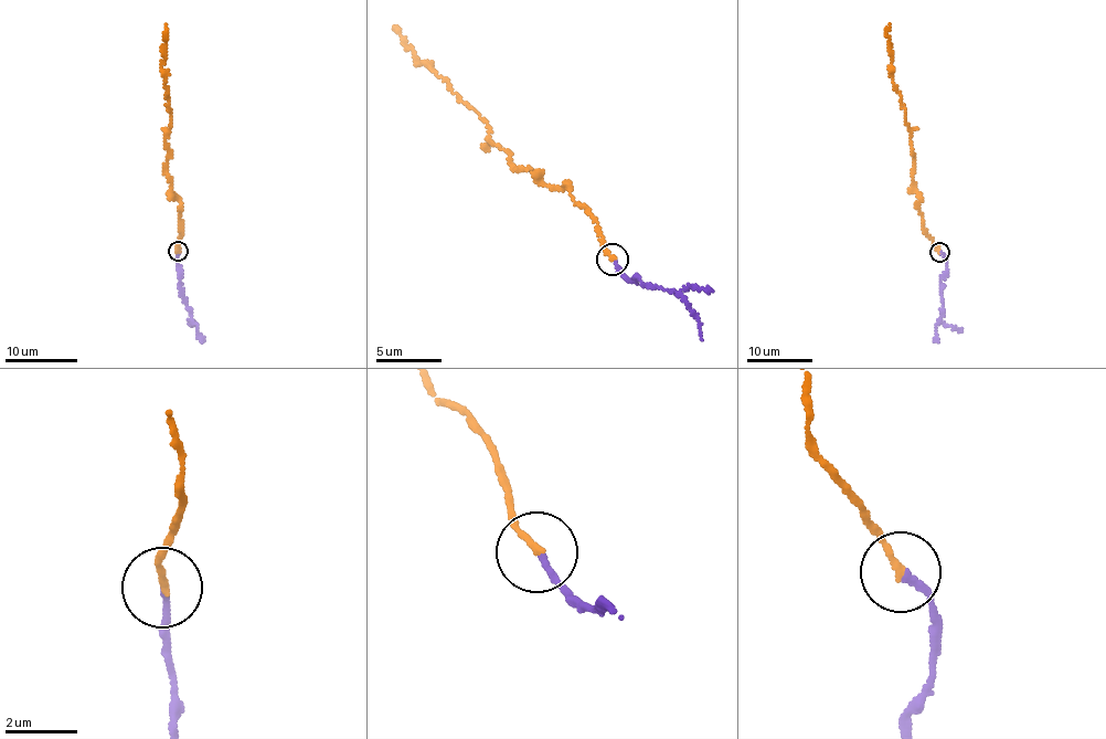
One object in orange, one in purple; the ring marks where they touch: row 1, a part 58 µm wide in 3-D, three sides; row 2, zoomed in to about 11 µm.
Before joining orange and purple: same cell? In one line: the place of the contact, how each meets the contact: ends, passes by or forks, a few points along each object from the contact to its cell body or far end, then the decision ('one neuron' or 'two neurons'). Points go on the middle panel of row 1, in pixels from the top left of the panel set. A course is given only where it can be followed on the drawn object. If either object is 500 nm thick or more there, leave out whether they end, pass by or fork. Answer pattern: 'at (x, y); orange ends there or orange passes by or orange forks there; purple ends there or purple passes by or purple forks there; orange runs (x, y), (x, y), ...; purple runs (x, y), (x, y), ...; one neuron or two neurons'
at (612, 260); orange ends there; purple ends there; orange runs (612, 261), (587, 208), (528, 168), (518, 171), (487, 140), (489, 126), (419, 62), (394, 27); purple runs (615, 260), (631, 282), (637, 278), (644, 286), (680, 296), (699, 320), (702, 339); one neuron

